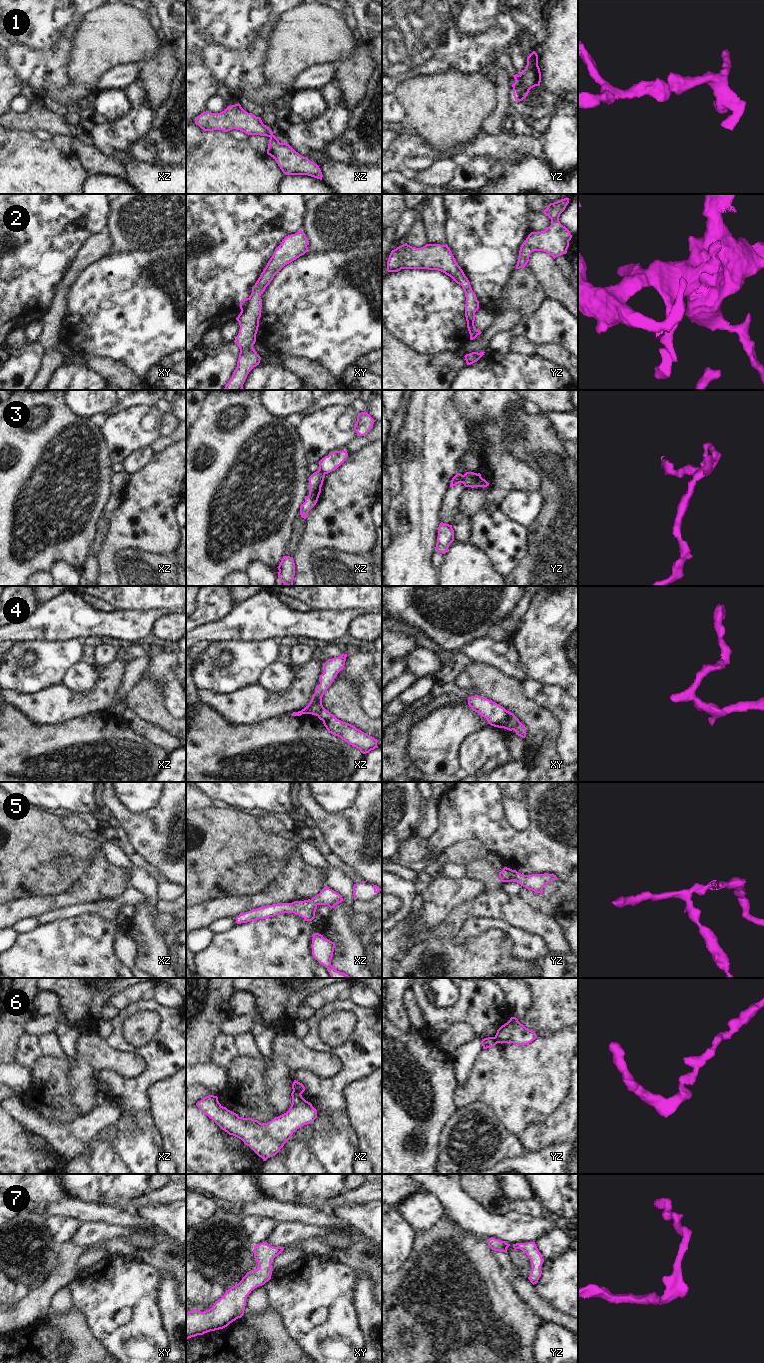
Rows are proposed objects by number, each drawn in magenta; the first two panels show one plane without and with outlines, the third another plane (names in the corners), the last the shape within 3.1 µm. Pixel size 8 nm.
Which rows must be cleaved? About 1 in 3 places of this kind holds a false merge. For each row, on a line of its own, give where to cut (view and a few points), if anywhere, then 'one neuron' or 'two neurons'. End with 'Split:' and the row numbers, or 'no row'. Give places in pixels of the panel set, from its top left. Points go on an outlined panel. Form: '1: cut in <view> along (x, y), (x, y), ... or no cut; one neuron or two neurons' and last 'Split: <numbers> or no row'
1: no cut; one neuron
2: no cut; one neuron
3: cut in yz along (463, 475), (461, 482); two neurons
4: cut in xz along (323, 707), (316, 715); two neurons
5: no cut; one neuron
6: cut in xz along (293, 1089), (301, 1093); two neurons
7: no cut; one neuron
Split: 3, 4, 6

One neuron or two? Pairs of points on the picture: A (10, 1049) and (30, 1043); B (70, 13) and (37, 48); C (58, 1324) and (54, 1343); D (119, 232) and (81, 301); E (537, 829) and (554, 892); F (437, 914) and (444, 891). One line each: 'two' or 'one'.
A: two
B: one
C: two
D: two
E: two
F: one

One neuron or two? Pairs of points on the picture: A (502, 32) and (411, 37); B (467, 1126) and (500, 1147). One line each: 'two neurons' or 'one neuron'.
A: one neuron
B: one neuron

